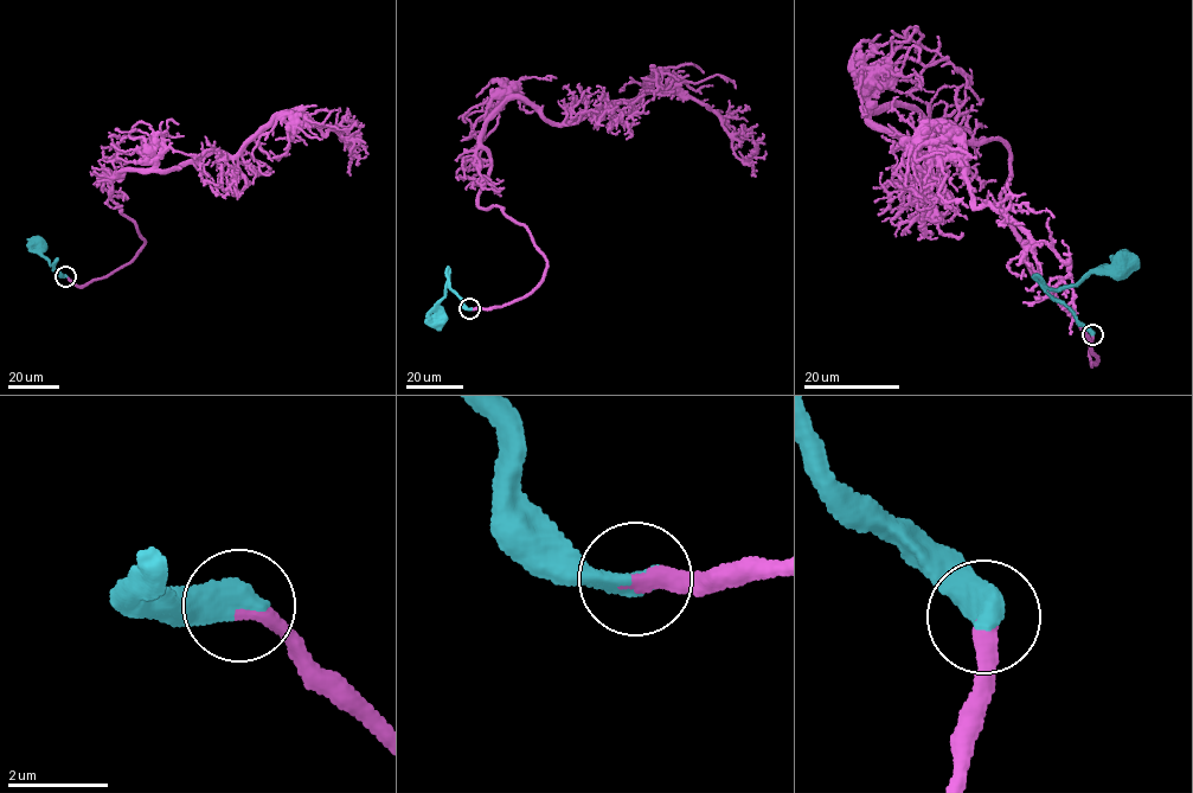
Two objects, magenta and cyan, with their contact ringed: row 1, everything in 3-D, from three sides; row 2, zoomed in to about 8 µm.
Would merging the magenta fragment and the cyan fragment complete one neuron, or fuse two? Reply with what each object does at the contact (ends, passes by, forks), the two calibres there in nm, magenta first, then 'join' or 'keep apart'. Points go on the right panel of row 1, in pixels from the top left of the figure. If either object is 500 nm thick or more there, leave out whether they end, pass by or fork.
340 nm thick on the magenta side, 550 nm on the other; join

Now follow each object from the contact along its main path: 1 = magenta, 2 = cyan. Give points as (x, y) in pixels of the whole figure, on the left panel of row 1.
1: (65, 276), (107, 277), (145, 243), (104, 177), (236, 155), (280, 113), (335, 129), (351, 174)
2: (65, 276), (53, 270), (38, 242)

